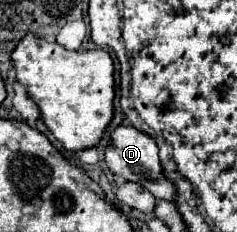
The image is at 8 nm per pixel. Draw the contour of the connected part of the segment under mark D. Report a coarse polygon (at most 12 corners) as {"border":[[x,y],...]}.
{"border":[[120,124],[104,150],[106,166],[142,184],[158,200],[174,200],[160,178],[158,146]]}

